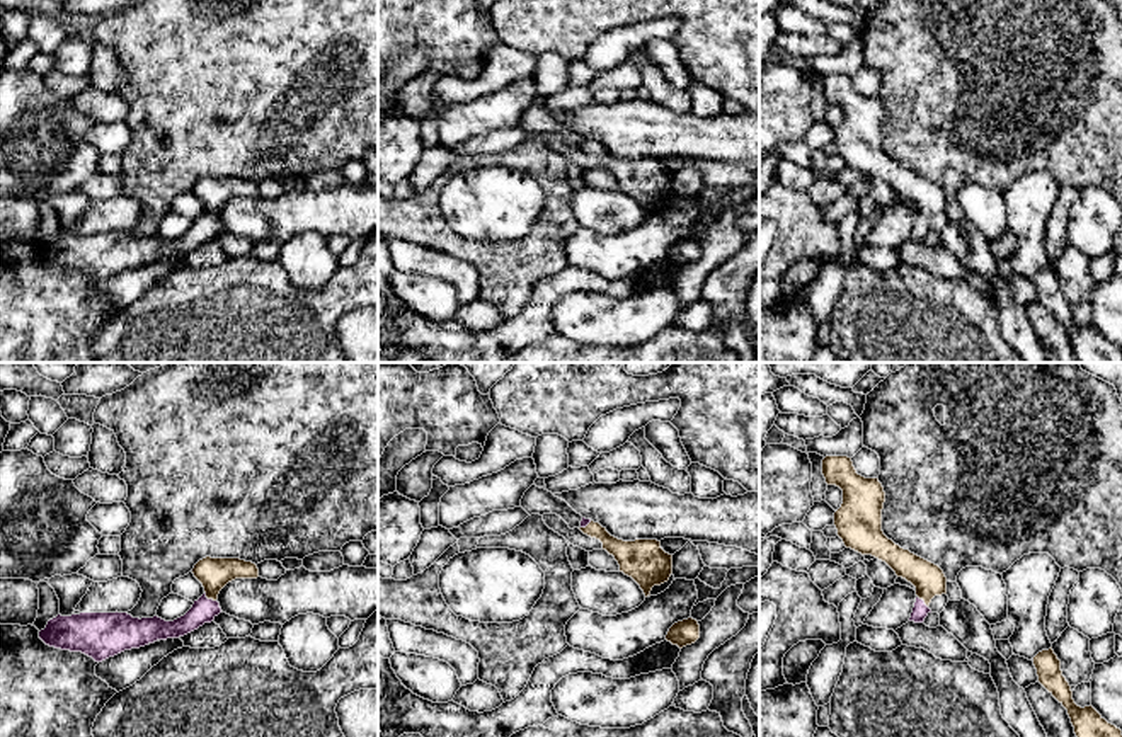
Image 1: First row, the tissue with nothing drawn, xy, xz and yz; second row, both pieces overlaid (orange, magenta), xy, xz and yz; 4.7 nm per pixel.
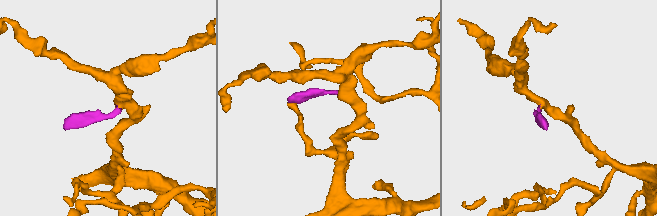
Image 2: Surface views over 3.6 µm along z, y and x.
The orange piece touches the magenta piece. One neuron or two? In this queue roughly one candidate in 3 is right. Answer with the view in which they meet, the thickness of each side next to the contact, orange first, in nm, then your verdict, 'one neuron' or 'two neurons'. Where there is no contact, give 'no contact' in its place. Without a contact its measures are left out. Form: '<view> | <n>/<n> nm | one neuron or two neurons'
xy | 150/120 nm | one neuron

